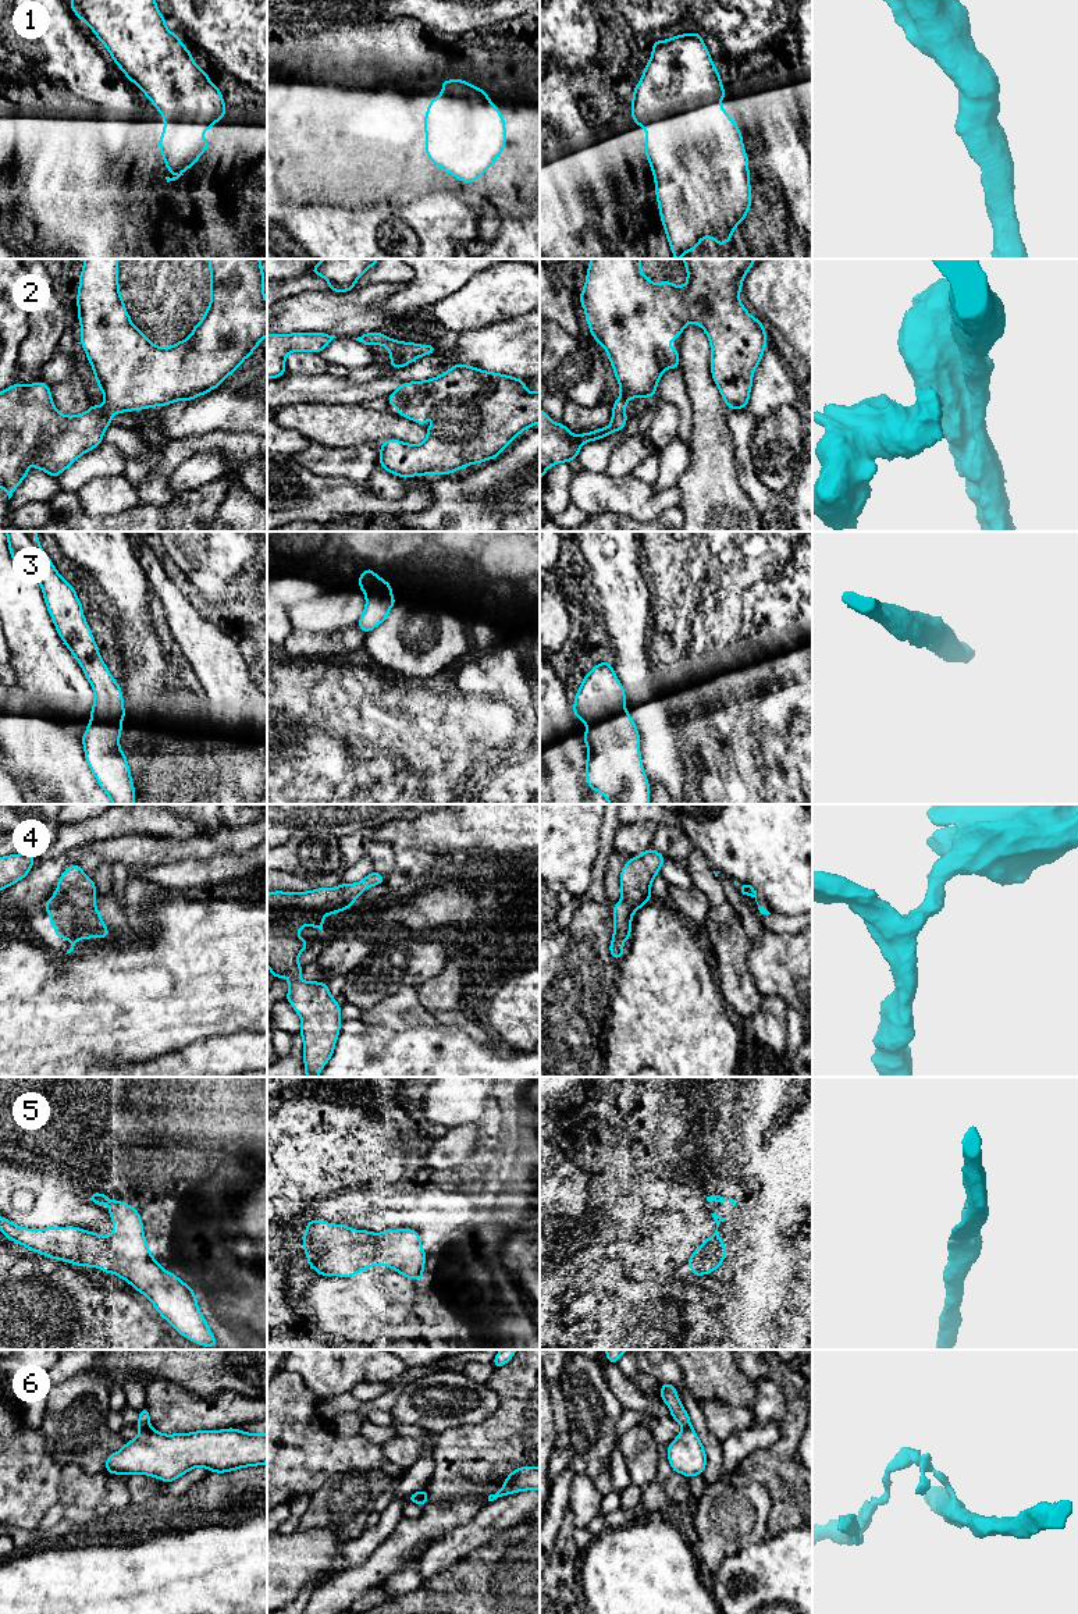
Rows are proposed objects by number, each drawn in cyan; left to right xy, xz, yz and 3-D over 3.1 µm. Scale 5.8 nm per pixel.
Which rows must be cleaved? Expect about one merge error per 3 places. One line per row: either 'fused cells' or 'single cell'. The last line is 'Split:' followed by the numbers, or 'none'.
1: single cell
2: single cell
3: single cell
4: single cell
5: single cell
6: fused cells
Split: 6

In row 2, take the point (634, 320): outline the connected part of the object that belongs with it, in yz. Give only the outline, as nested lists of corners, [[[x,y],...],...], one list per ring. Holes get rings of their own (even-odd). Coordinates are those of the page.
[[[591,259],[579,301],[584,307],[591,335],[606,351],[620,387],[620,395],[613,404],[609,426],[577,436],[573,436],[563,423],[554,423],[549,415],[540,409],[540,481],[551,466],[561,462],[570,463],[573,459],[577,459],[583,444],[623,430],[627,422],[625,409],[629,399],[640,397],[654,398],[662,371],[666,369],[680,369],[679,349],[672,349],[669,344],[673,338],[682,337],[682,330],[689,323],[698,324],[708,335],[711,344],[711,374],[726,408],[747,408],[753,387],[753,374],[761,362],[768,342],[762,321],[753,317],[739,299],[743,280],[755,260],[757,259],[683,259],[682,263],[687,270],[687,281],[684,287],[677,287],[672,281],[661,281],[655,285],[652,280],[648,280],[641,273],[641,259]]]

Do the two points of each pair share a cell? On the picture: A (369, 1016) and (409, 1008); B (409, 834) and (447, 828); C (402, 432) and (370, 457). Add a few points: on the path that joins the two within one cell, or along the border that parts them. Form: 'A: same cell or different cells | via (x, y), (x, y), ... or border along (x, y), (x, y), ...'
A: same cell | via (379, 1015), (399, 1012)
B: same cell | via (419, 832), (437, 831)
C: different cells | border along (380, 444), (360, 443), (348, 447)

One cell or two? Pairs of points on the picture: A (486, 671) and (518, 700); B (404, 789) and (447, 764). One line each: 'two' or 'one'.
A: one
B: one

